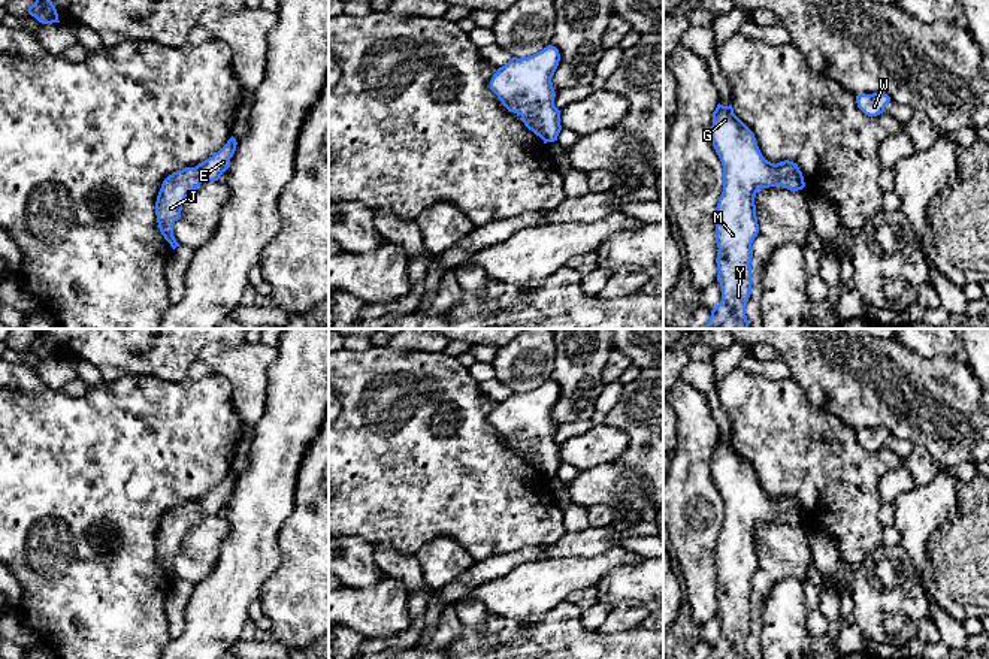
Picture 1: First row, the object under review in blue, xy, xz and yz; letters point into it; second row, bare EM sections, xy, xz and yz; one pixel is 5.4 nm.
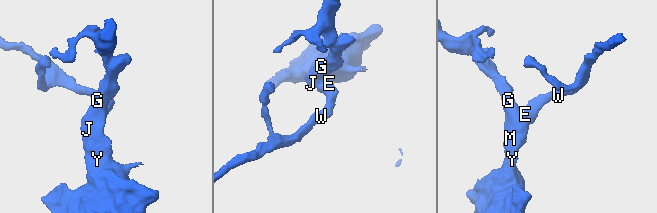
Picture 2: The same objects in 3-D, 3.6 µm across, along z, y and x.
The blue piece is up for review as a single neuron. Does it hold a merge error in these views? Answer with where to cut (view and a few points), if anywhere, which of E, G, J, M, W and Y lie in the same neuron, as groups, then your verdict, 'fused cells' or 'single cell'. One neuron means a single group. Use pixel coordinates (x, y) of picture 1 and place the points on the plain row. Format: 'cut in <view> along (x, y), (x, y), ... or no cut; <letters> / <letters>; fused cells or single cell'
no cut; E G J M W Y; single cell

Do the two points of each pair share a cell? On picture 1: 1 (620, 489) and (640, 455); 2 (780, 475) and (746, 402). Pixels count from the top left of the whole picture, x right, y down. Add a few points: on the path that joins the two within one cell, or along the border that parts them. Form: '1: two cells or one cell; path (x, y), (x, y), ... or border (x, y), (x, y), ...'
1: two cells; border (616, 462), (635, 468), (647, 480)
2: one cell; path (780, 458), (780, 437), (764, 420)

